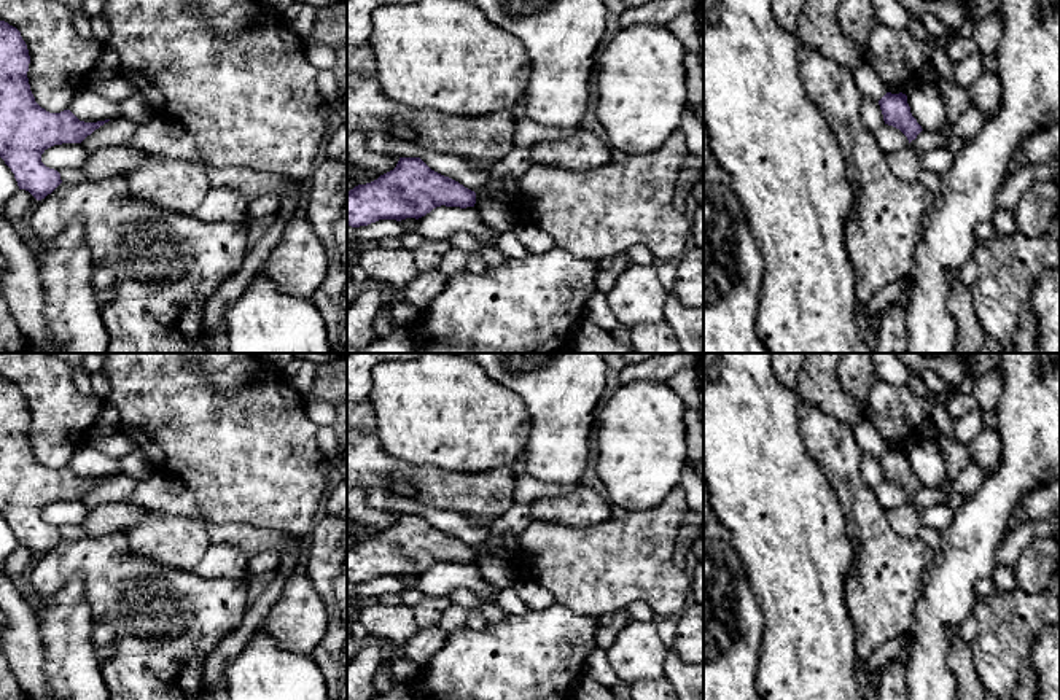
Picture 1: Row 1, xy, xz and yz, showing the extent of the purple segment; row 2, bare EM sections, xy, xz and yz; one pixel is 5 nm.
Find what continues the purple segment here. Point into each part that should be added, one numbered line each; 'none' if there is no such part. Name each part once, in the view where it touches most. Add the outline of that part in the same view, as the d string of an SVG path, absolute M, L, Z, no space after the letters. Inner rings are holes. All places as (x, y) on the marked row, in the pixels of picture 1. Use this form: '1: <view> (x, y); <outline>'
none

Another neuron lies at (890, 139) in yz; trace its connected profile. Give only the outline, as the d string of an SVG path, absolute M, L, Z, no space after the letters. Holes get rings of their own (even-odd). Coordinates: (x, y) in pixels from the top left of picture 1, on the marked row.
M883 124L875 132L877 142L885 153L893 153L909 146L907 137L896 127Z

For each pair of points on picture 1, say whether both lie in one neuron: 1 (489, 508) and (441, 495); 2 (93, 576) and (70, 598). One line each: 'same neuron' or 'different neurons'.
1: same neuron
2: different neurons

